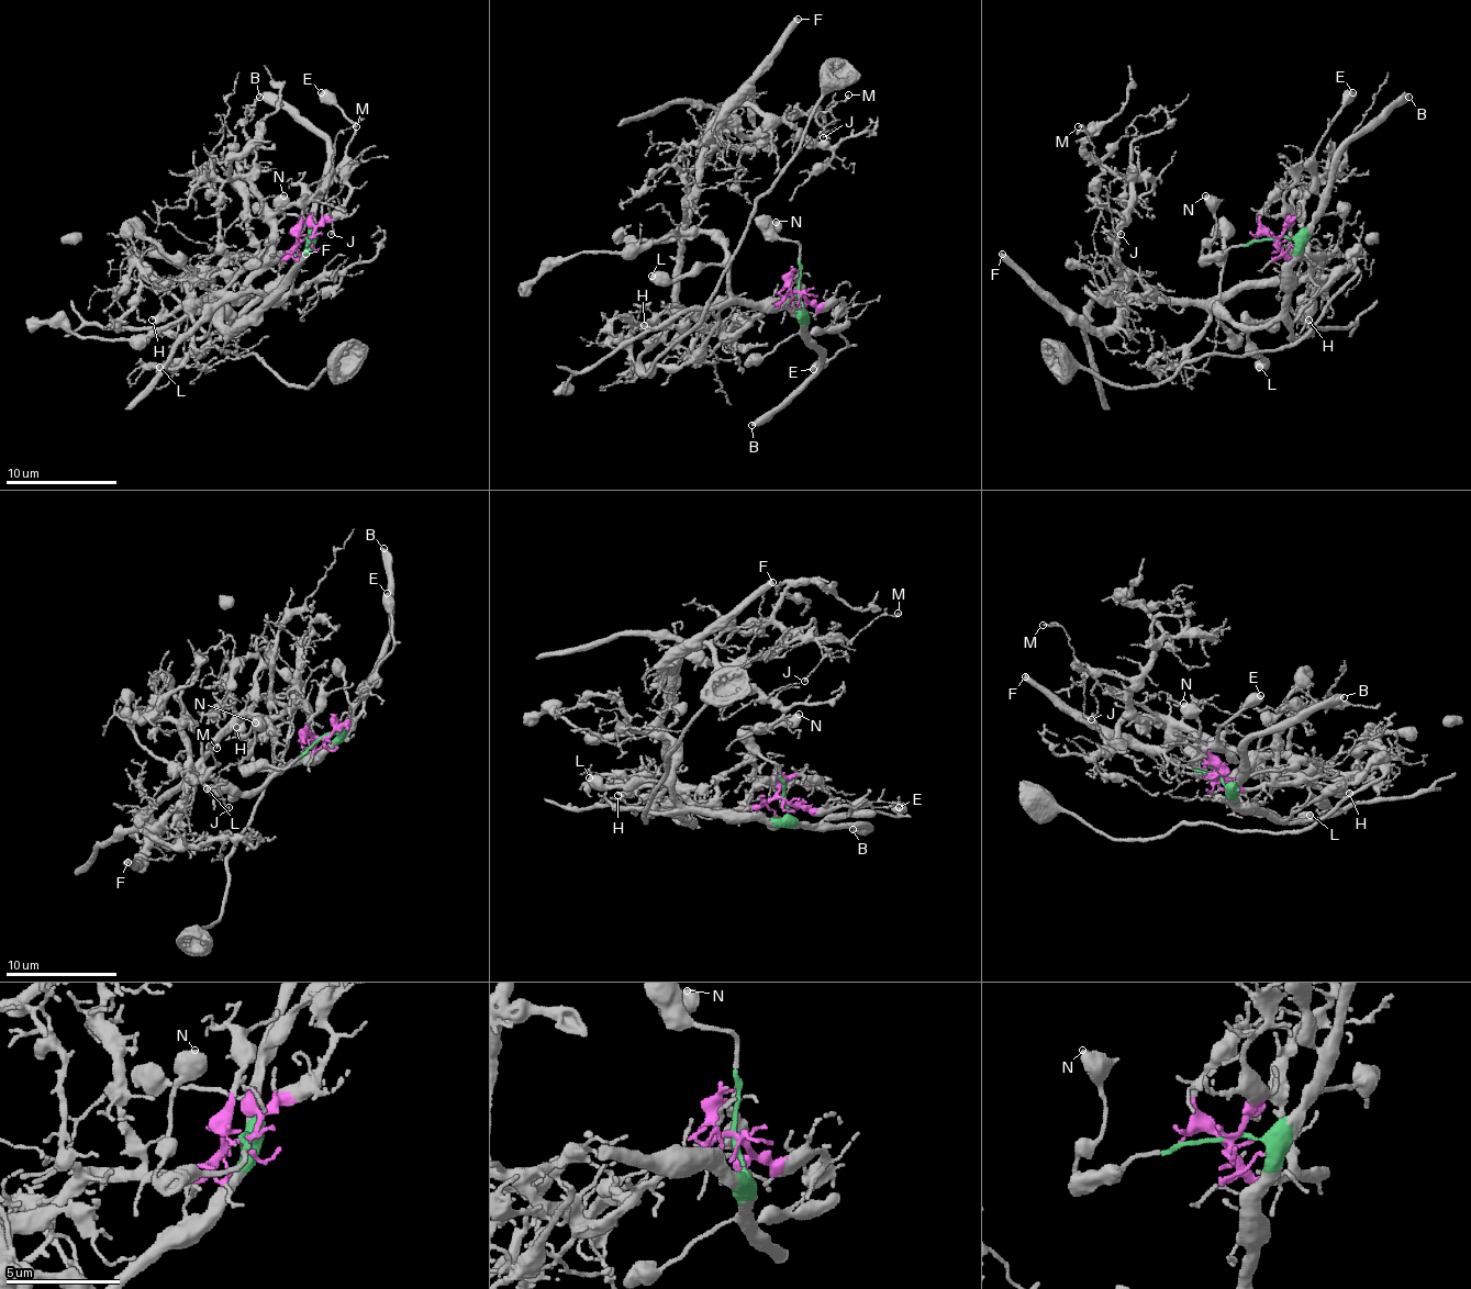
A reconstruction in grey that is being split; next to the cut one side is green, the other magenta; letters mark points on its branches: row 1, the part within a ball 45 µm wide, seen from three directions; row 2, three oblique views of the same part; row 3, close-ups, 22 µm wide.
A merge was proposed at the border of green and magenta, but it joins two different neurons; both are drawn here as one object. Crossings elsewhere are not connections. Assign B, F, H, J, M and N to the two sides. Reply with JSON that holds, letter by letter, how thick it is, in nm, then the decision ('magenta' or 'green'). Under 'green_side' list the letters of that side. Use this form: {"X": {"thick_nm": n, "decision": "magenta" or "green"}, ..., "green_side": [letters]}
{"B": {"thick_nm": 440, "decision": "green"}, "F": {"thick_nm": 420, "decision": "magenta"}, "H": {"thick_nm": 400, "decision": "magenta"}, "J": {"thick_nm": 140, "decision": "magenta"}, "M": {"thick_nm": 140, "decision": "magenta"}, "N": {"thick_nm": 650, "decision": "green"}, "green_side": ["B", "N"]}

